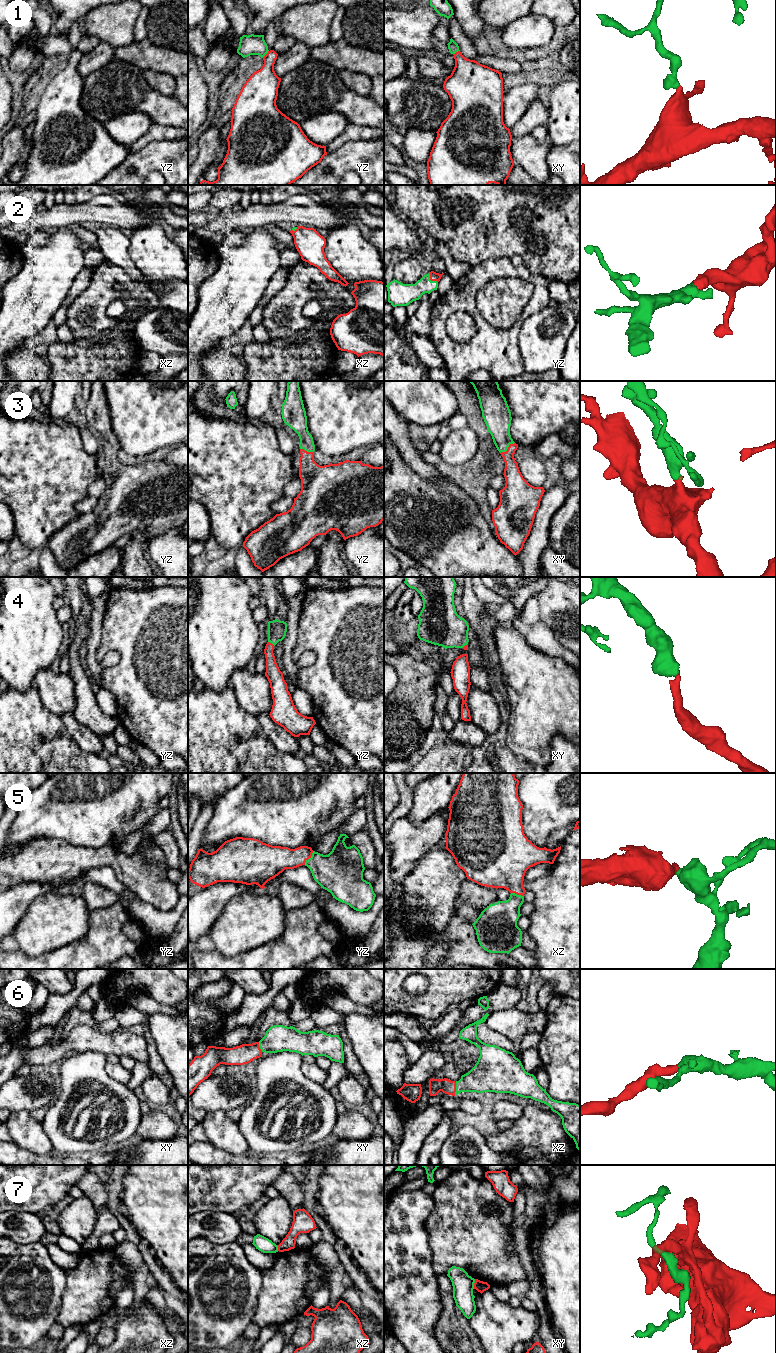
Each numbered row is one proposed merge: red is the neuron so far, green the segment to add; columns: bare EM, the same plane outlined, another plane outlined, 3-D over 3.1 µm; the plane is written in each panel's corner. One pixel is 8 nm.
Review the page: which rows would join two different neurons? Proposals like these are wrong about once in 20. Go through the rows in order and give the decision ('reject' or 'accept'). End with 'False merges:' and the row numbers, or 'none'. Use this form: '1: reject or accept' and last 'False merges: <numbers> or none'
1: accept
2: accept
3: accept
4: accept
5: accept
6: accept
7: accept
False merges: none

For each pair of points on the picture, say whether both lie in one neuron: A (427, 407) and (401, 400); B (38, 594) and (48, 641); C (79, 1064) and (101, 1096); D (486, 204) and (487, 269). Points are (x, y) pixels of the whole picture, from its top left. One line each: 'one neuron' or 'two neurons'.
A: one neuron
B: one neuron
C: one neuron
D: two neurons

